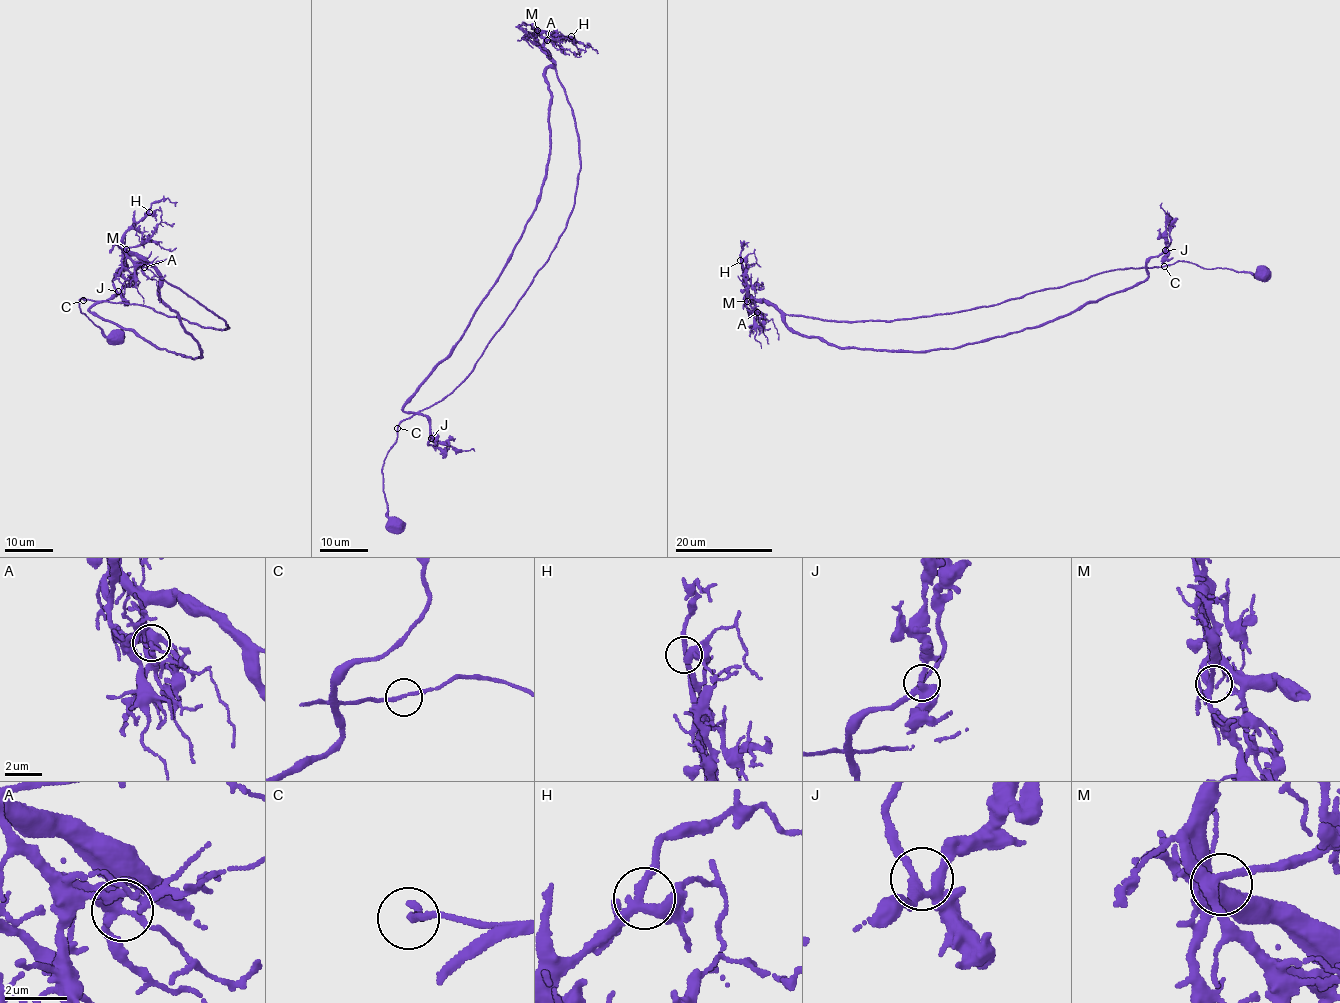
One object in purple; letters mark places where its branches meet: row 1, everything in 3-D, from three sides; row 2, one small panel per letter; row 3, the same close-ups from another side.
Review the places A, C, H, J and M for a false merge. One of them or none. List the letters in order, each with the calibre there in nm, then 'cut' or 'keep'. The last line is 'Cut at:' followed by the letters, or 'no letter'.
A: 380 nm | keep
C: 170 nm | keep
H: 280 nm | keep
J: 240 nm | keep
M: 320 nm | keep
Cut at: no letter

